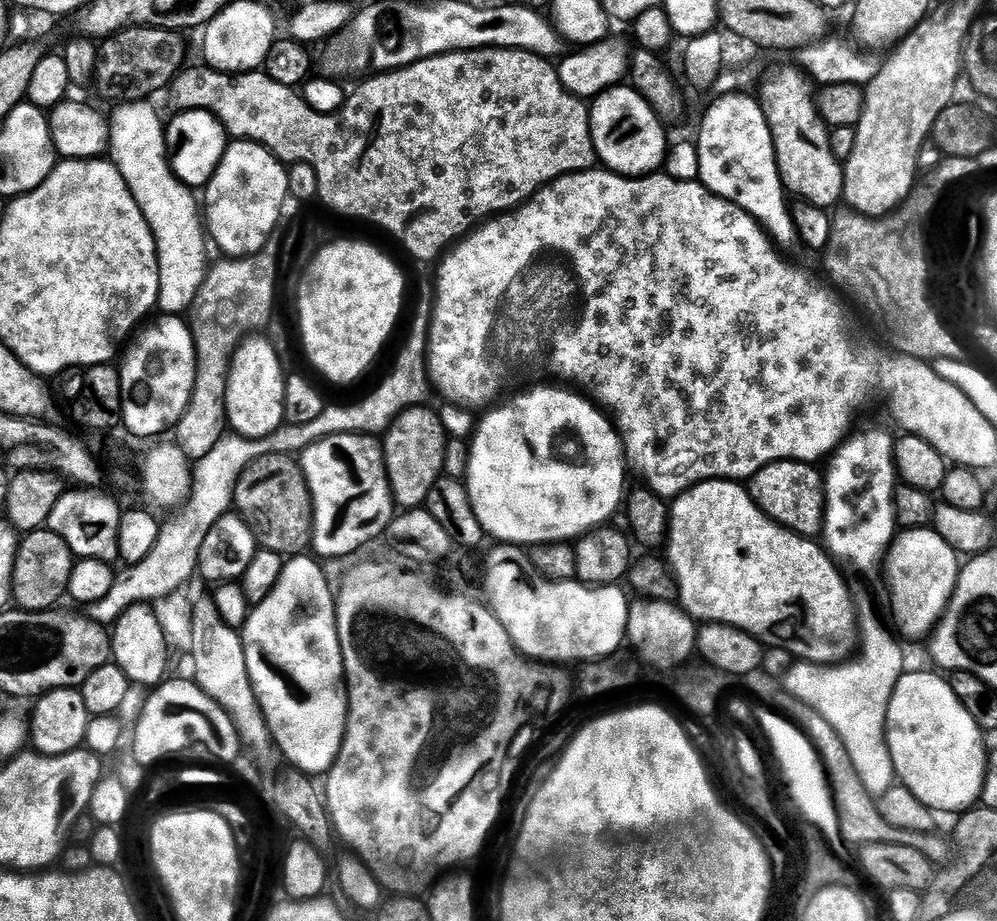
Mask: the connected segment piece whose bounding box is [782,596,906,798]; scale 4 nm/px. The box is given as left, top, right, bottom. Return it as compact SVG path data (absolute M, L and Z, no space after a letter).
M864 596L861 600L859 597L856 615L860 660L853 659L831 666L796 662L783 675L782 684L790 695L797 696L818 710L818 714L822 714L822 718L826 718L826 722L838 730L838 738L842 738L842 742L846 742L846 750L850 750L850 762L854 762L858 778L862 778L862 786L866 786L872 796L879 798L897 783L894 762L888 749L888 735L884 731L890 698L894 694L894 686L906 671L906 665L904 652L896 645L897 637L884 629L870 597Z

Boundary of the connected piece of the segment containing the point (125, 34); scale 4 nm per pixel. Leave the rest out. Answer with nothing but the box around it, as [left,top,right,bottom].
[94,28,188,102]

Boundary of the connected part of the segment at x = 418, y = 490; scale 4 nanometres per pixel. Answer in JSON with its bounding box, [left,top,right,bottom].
[383,406,449,509]

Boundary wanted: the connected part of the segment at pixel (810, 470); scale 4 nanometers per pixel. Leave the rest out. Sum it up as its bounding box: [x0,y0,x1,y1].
[750,460,824,538]

